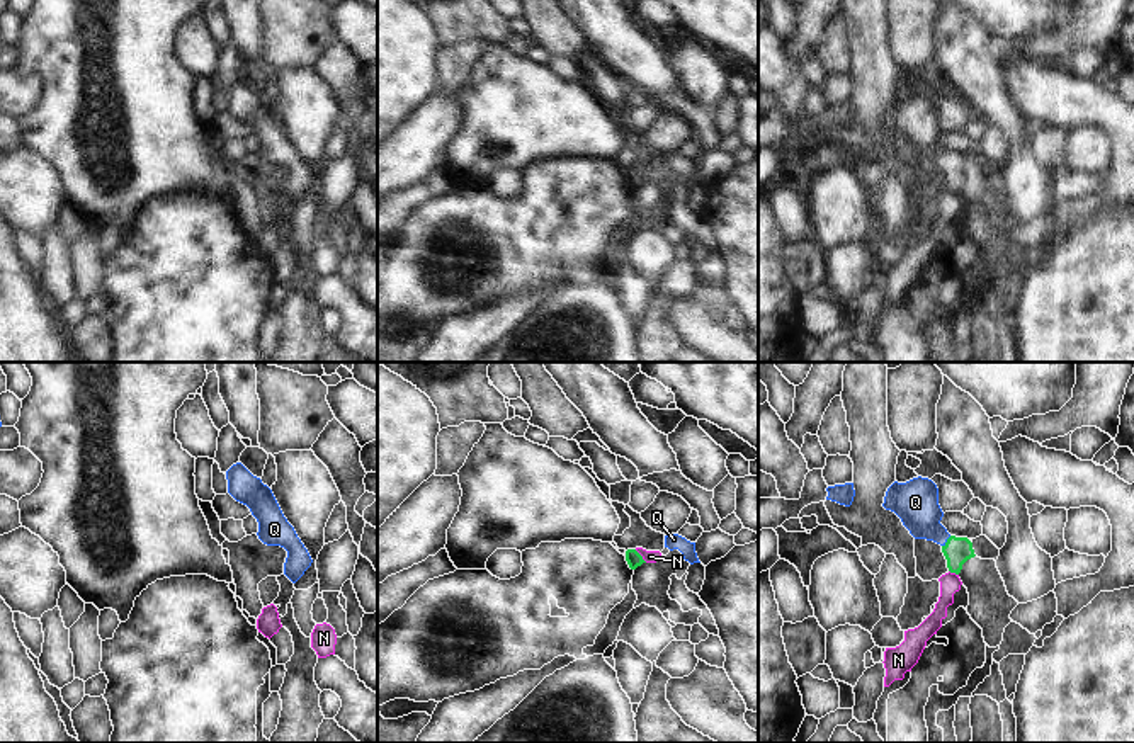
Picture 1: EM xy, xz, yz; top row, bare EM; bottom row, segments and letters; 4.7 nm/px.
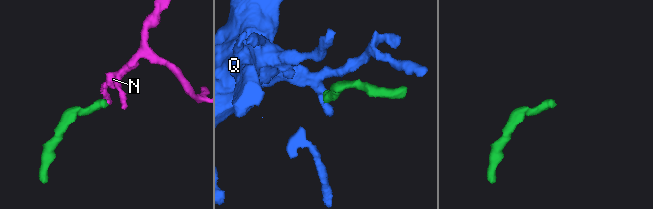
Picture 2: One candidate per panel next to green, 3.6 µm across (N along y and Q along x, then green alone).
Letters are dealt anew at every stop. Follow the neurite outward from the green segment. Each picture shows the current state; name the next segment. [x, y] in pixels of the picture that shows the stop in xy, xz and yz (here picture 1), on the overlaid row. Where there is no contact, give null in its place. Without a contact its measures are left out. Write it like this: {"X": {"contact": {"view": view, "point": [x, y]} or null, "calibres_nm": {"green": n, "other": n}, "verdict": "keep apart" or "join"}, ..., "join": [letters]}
{"N": {"contact": {"view": "xz", "point": [641, 556]}, "calibres_nm": {"green": 70, "other": 60}, "verdict": "keep apart"}, "Q": {"contact": {"view": "yz", "point": [947, 541]}, "calibres_nm": {"green": 130, "other": 220}, "verdict": "join"}, "join": ["Q"]}

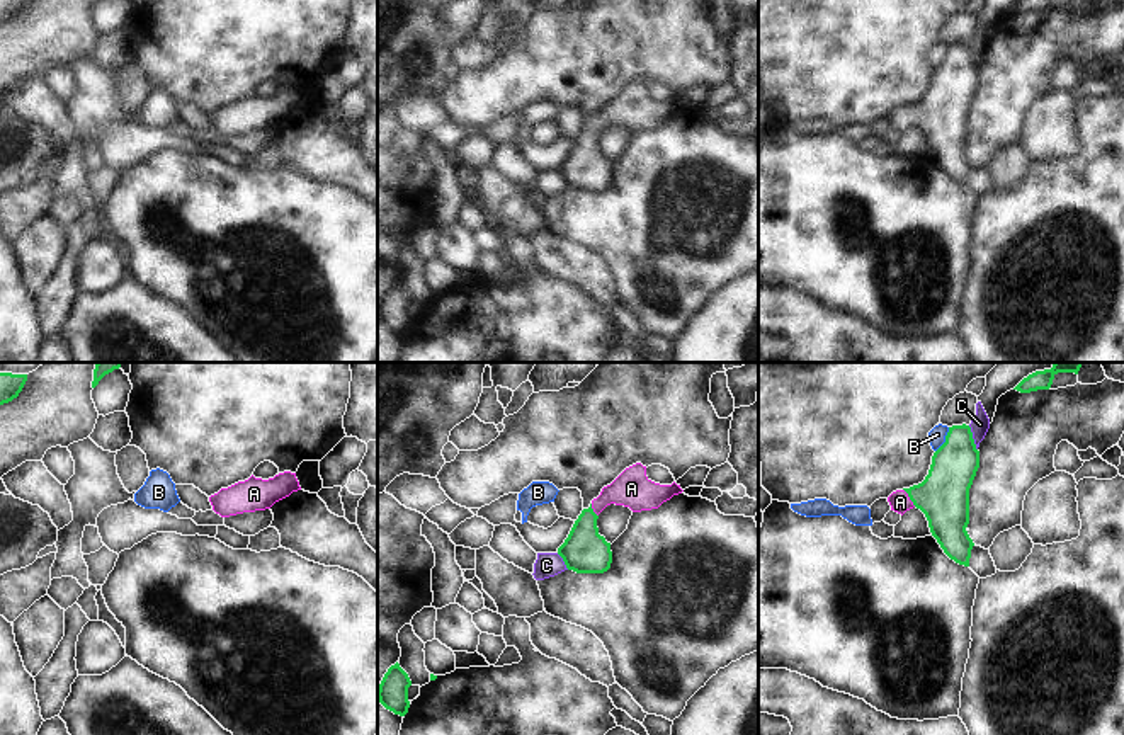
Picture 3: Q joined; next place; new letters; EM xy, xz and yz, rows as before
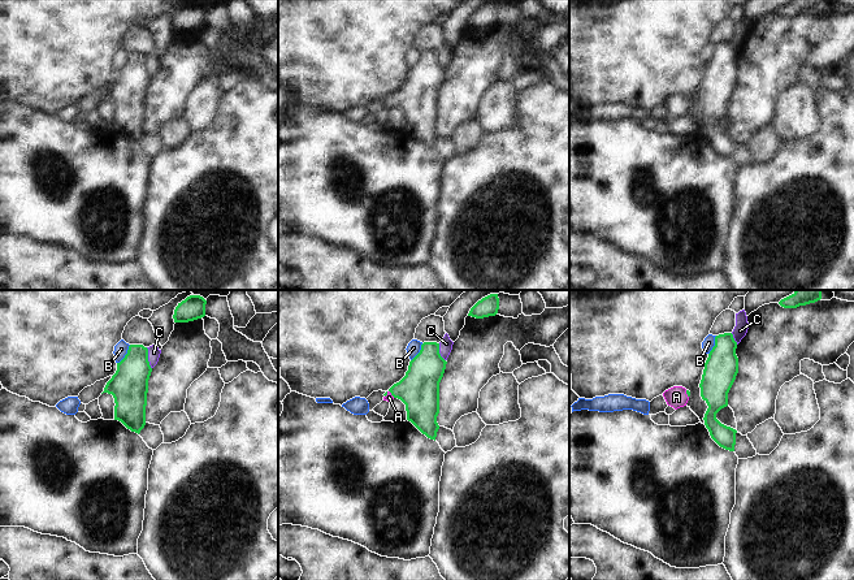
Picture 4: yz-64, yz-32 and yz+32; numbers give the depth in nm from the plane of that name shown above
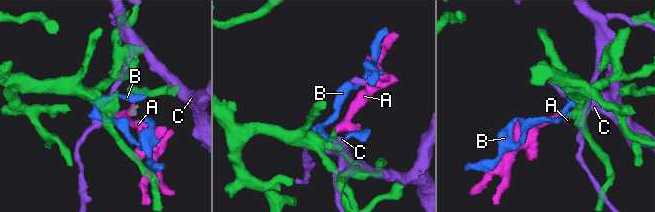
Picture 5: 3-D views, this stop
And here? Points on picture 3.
{"A": {"contact": {"view": "yz", "point": [908, 495]}, "calibres_nm": {"green": 240, "other": 100}, "verdict": "join"}, "B": {"contact": {"view": "yz", "point": [946, 439]}, "calibres_nm": {"green": 240, "other": 80}, "verdict": "keep apart"}, "C": {"contact": {"view": "yz", "point": [971, 438]}, "calibres_nm": {"green": 220, "other": 90}, "verdict": "keep apart"}, "join": ["A"]}

